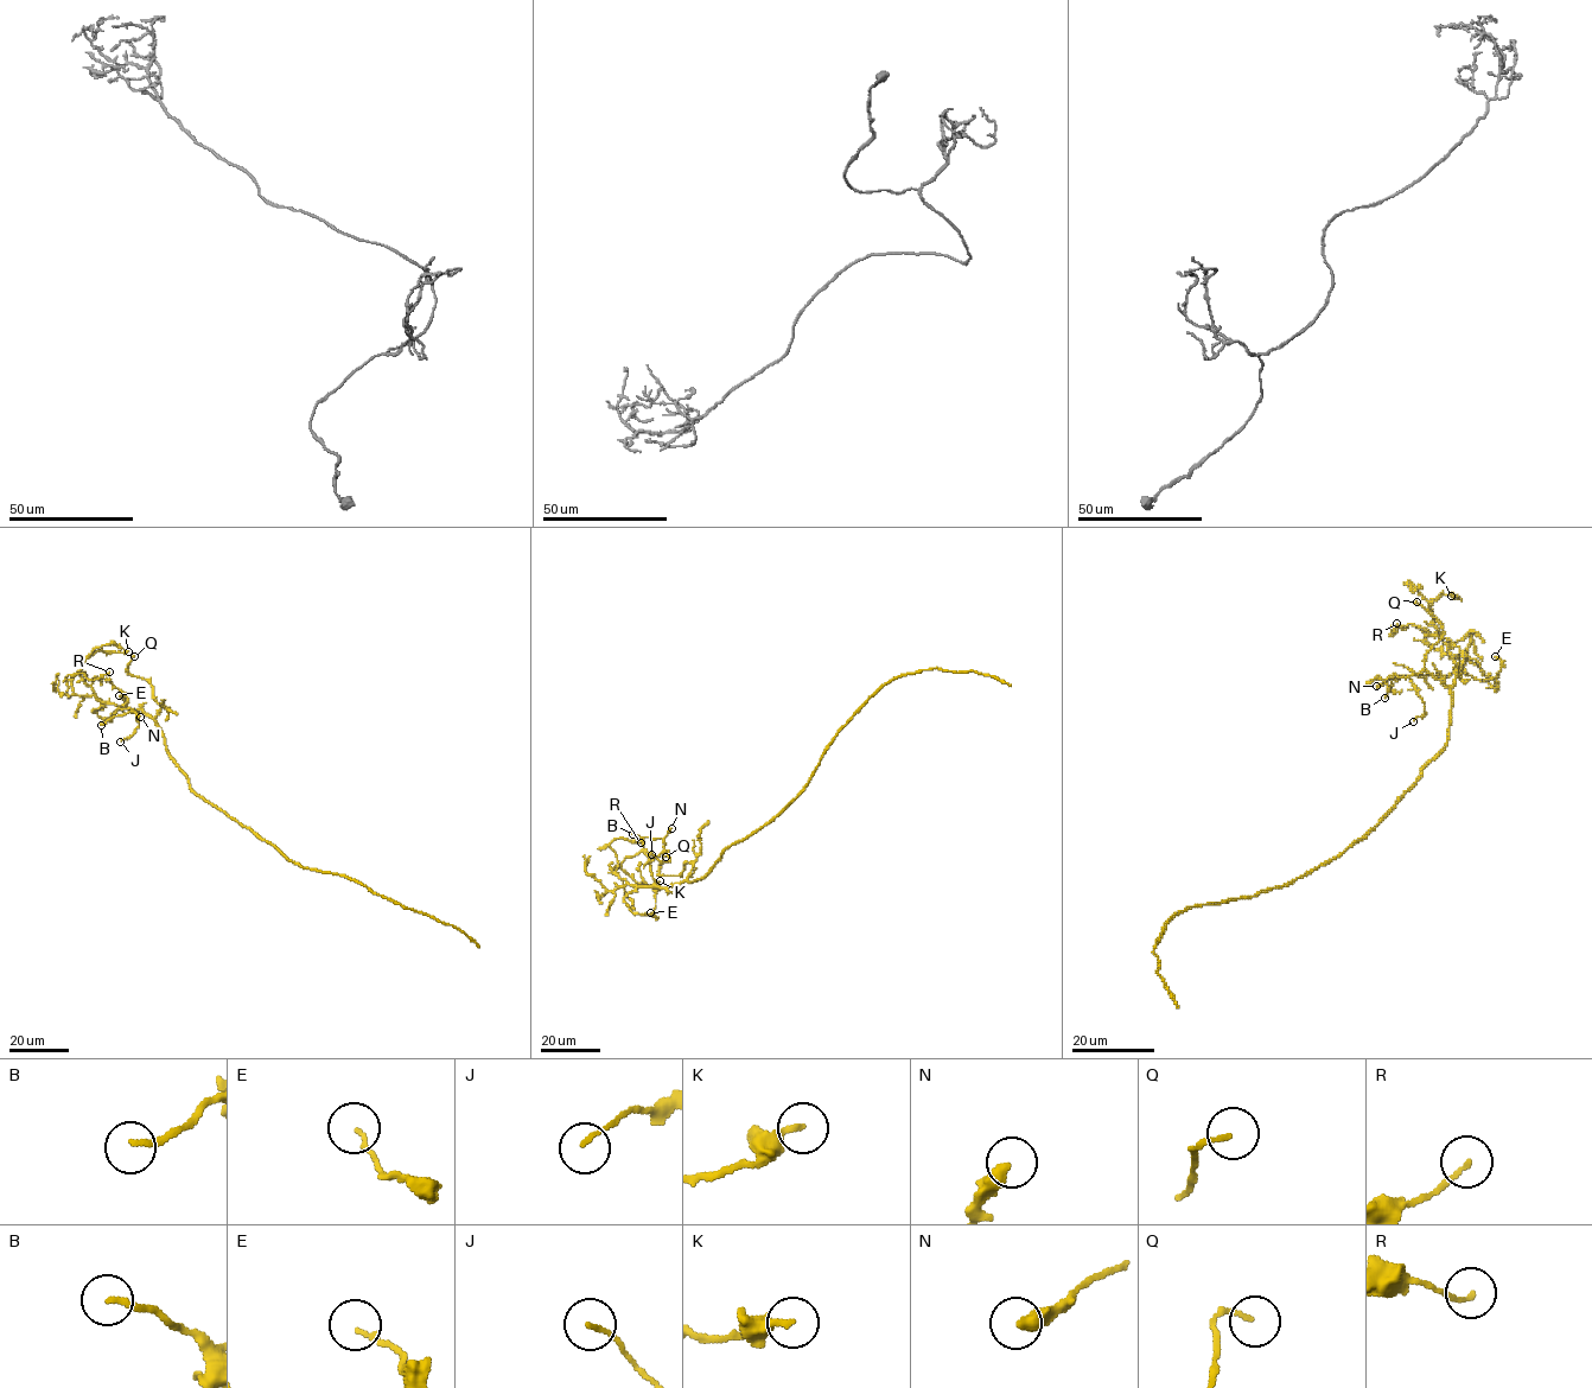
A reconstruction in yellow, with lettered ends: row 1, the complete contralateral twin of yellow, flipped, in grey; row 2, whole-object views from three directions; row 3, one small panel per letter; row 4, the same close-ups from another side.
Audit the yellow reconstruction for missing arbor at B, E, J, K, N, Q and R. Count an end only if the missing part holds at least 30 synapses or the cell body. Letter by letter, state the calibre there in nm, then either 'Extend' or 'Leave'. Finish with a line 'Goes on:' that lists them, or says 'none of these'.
B: Thickness 170 nm. Leave
E: Thickness 140 nm. Leave
J: Thickness 120 nm. Leave
K: Thickness 240 nm. Leave
N: Thickness 400 nm. Leave
Q: Thickness 120 nm. Leave
R: Thickness 140 nm. Leave
Goes on: none of these

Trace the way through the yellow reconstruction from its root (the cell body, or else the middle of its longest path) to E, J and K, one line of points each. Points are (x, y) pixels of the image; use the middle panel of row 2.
E: (777, 814), (731, 844), (702, 879), (666, 887), (636, 886), (624, 898), (632, 912), (656, 917), (650, 912)
J: (777, 814), (731, 844), (698, 880), (657, 886), (650, 863), (664, 851), (669, 857), (661, 863), (651, 854)
K: (777, 814), (731, 844), (702, 879), (666, 887), (635, 886), (612, 870), (619, 866), (642, 885), (660, 880)

